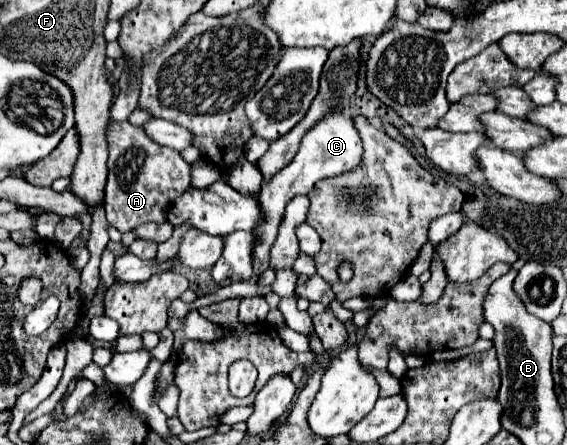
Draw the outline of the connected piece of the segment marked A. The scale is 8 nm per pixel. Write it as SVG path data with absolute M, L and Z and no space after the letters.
M109 120L105 134L109 146L109 180L105 186L107 222L121 234L131 232L135 226L145 222L165 222L165 208L177 198L177 194L183 194L183 190L191 186L189 164L177 150L149 142L143 130L129 122Z

